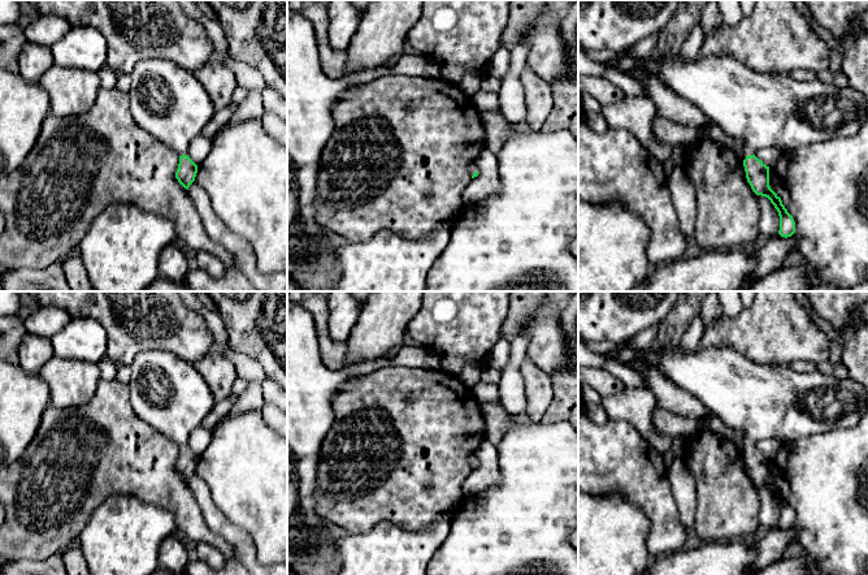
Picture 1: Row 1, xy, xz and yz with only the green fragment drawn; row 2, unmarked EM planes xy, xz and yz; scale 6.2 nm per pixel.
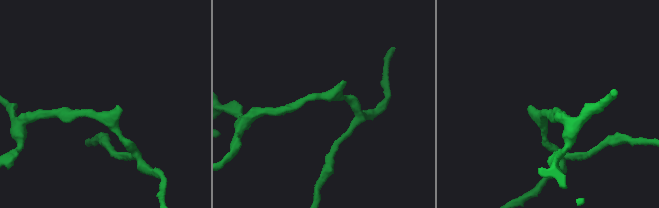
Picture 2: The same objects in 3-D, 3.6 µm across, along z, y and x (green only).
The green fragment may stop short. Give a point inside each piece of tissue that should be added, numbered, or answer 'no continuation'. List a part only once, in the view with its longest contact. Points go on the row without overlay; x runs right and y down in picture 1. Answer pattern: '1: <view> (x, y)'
1: yz (762, 401)

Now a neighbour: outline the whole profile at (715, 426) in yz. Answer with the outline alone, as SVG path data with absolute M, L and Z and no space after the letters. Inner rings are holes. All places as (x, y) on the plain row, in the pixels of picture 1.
M709 419L702 424L702 428L707 428L709 432L715 433L719 438L728 440L733 442L741 451L745 451L745 436L728 425L725 425L719 419Z

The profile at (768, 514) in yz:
M758 487L758 493L760 496L760 510L758 516L763 531L778 527L780 507L777 501L765 488Z

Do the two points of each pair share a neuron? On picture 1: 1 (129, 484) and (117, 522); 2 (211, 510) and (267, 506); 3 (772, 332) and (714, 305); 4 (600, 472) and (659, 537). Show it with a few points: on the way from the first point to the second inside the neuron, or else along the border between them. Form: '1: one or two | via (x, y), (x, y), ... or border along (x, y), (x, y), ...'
1: two | border along (98, 506), (113, 496), (133, 496), (155, 506)
2: two | border along (205, 481), (215, 505), (231, 522), (243, 528)
3: two | border along (723, 311), (706, 329)
4: one | via (621, 475), (659, 513), (659, 517)

